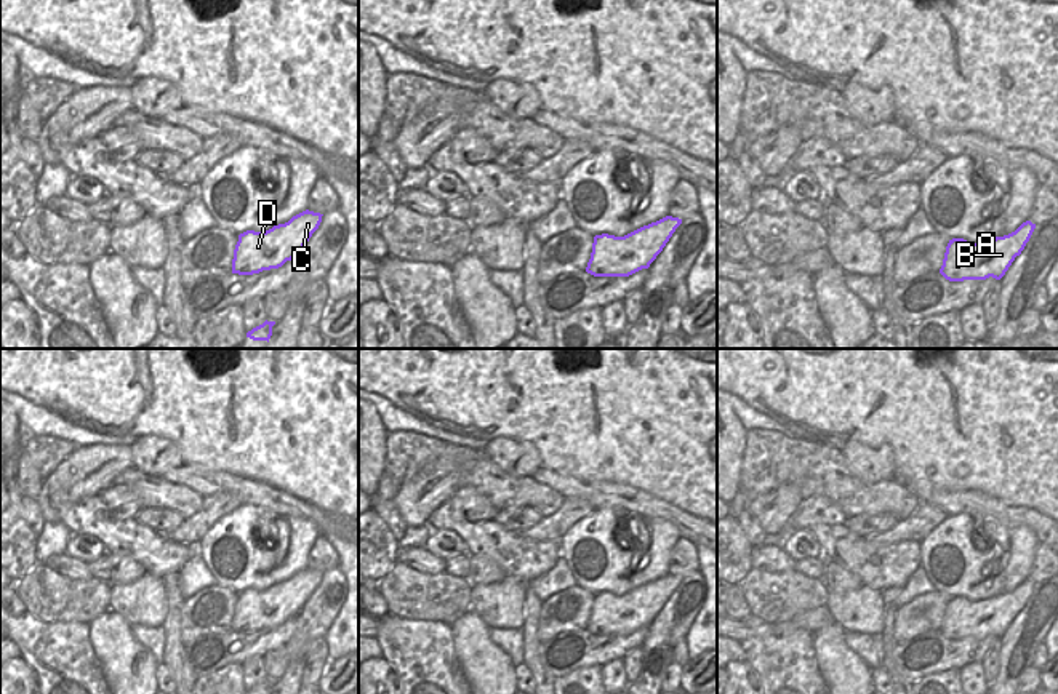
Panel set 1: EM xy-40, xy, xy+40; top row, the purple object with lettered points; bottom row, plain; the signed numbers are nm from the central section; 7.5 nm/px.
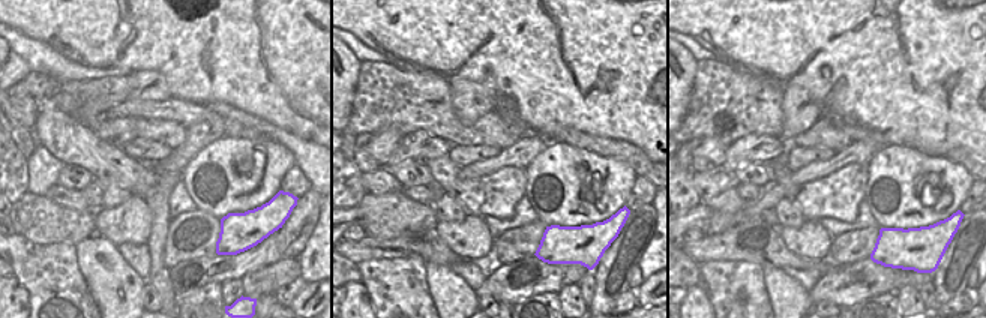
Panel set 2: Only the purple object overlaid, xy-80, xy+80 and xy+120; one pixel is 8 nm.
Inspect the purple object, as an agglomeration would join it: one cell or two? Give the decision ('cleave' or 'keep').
keep

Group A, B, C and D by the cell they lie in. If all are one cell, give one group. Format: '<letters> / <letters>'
A B C D

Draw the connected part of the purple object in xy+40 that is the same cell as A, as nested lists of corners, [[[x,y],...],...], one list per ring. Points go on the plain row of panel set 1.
[[[1023,580],[1015,590],[988,600],[949,598],[940,632],[949,640],[1000,638],[1029,600],[1036,582]]]

